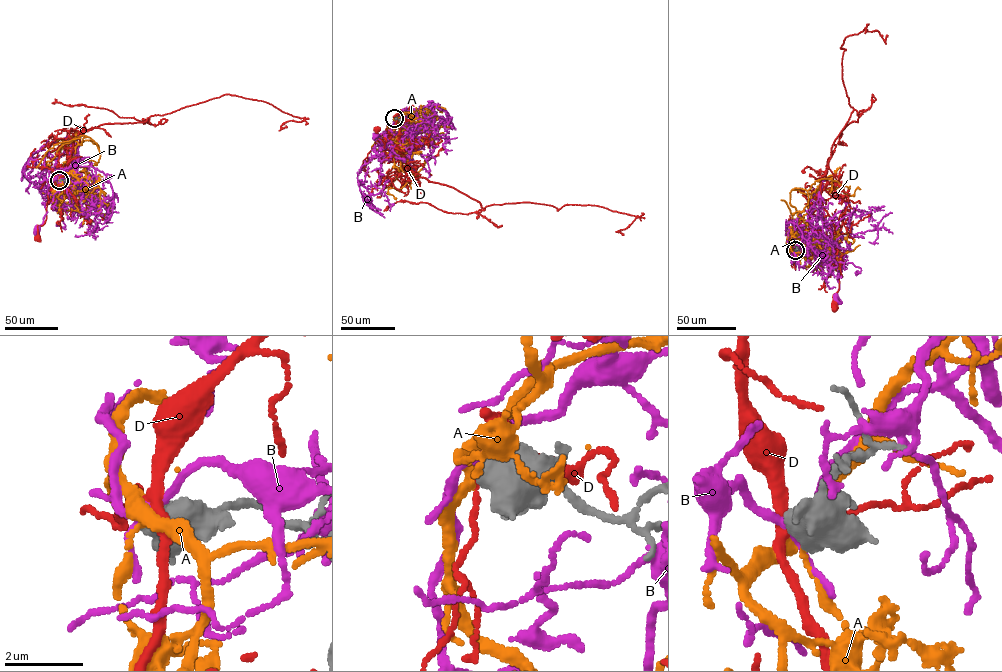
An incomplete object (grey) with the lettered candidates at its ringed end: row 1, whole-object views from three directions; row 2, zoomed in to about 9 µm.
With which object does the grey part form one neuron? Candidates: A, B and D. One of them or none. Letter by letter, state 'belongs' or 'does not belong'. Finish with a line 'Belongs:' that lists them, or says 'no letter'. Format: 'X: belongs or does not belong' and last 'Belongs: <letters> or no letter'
A: belongs
B: does not belong
D: does not belong
Belongs: A

